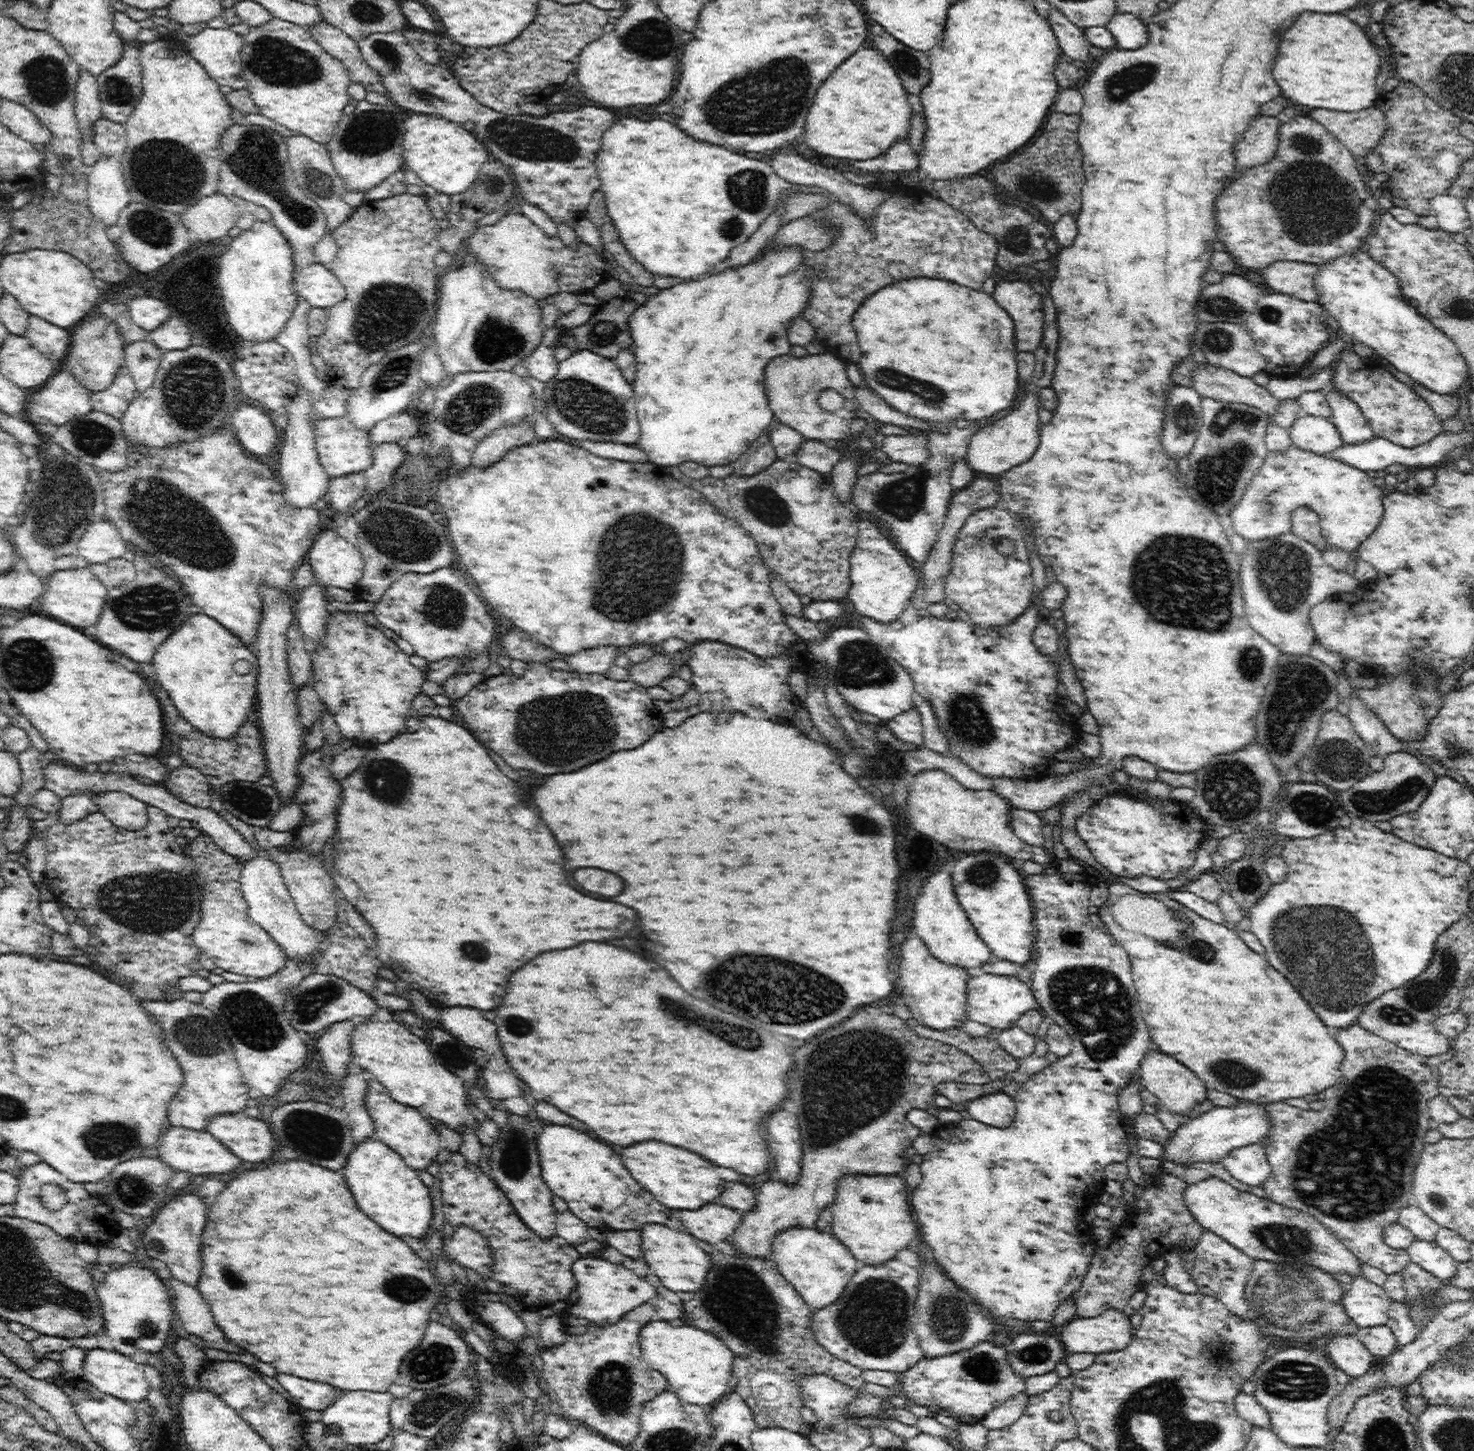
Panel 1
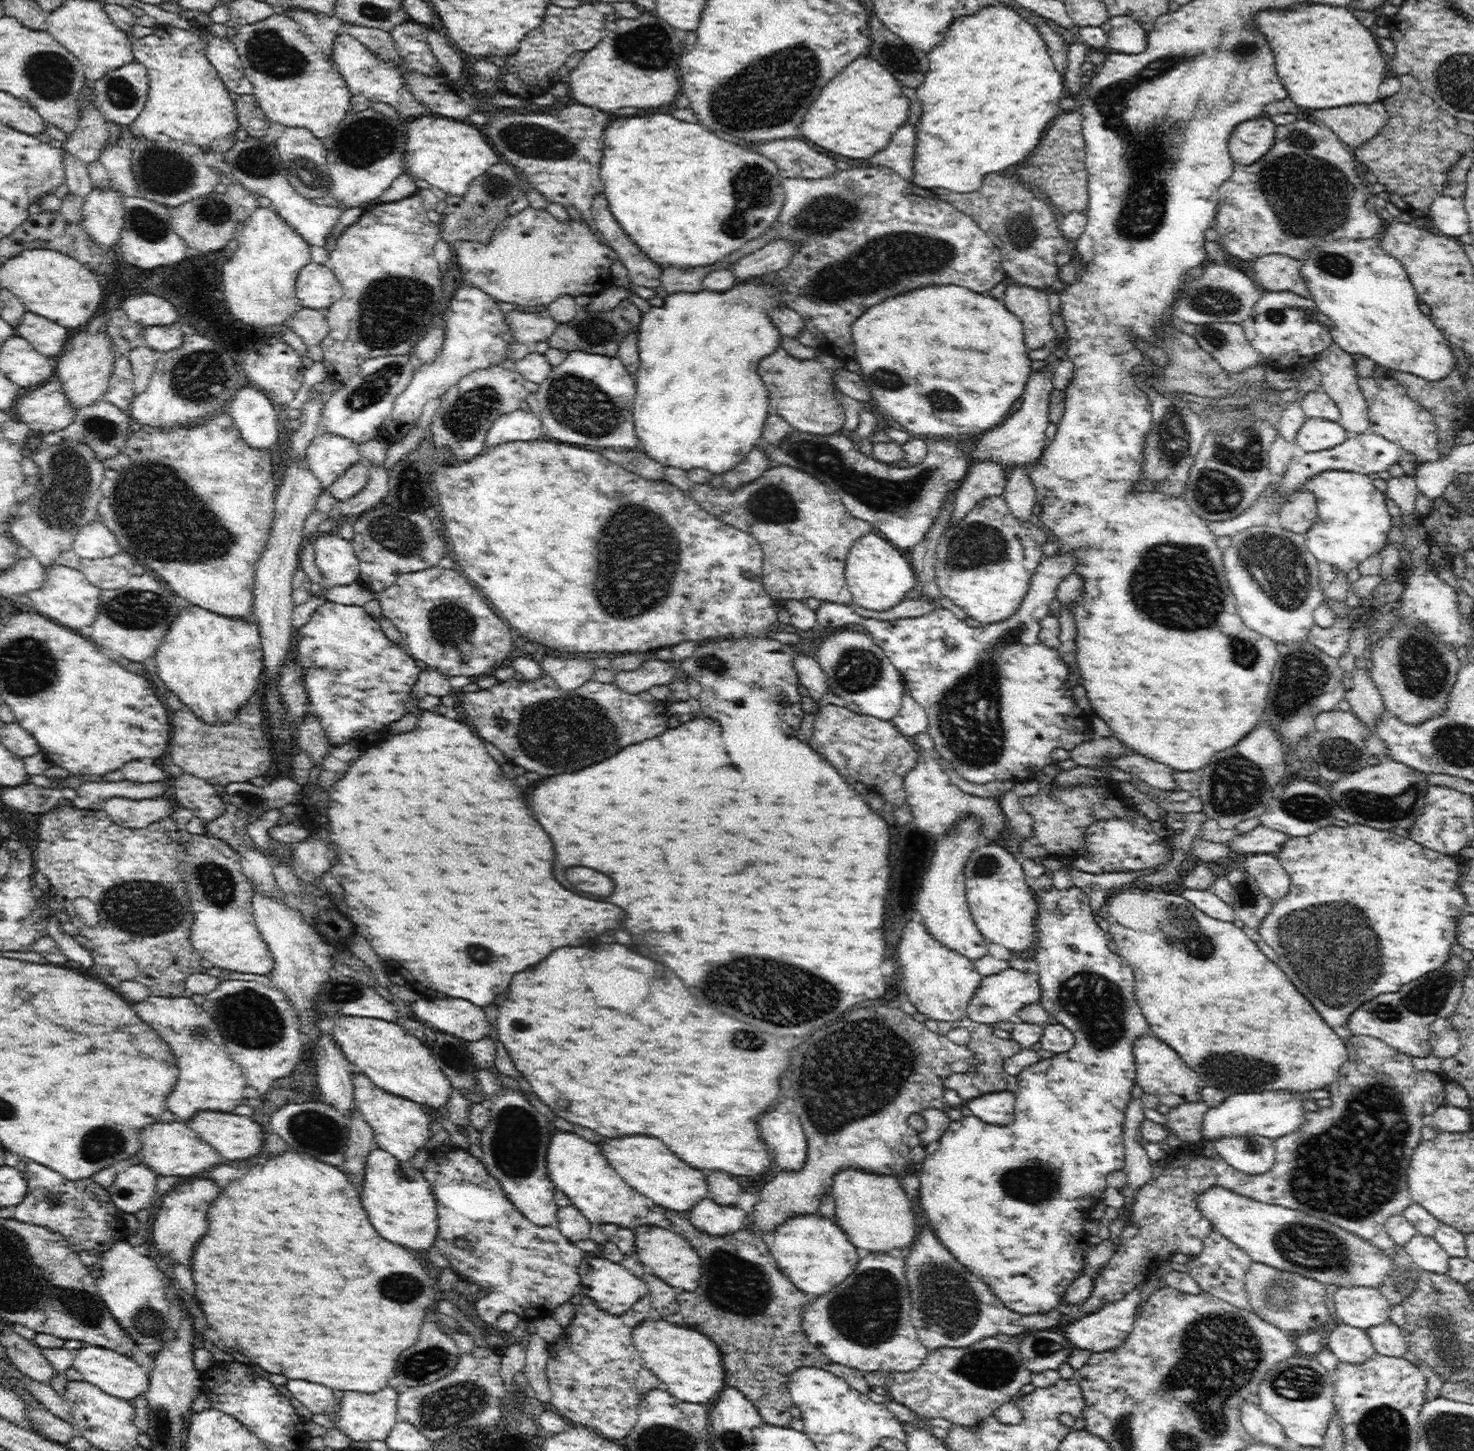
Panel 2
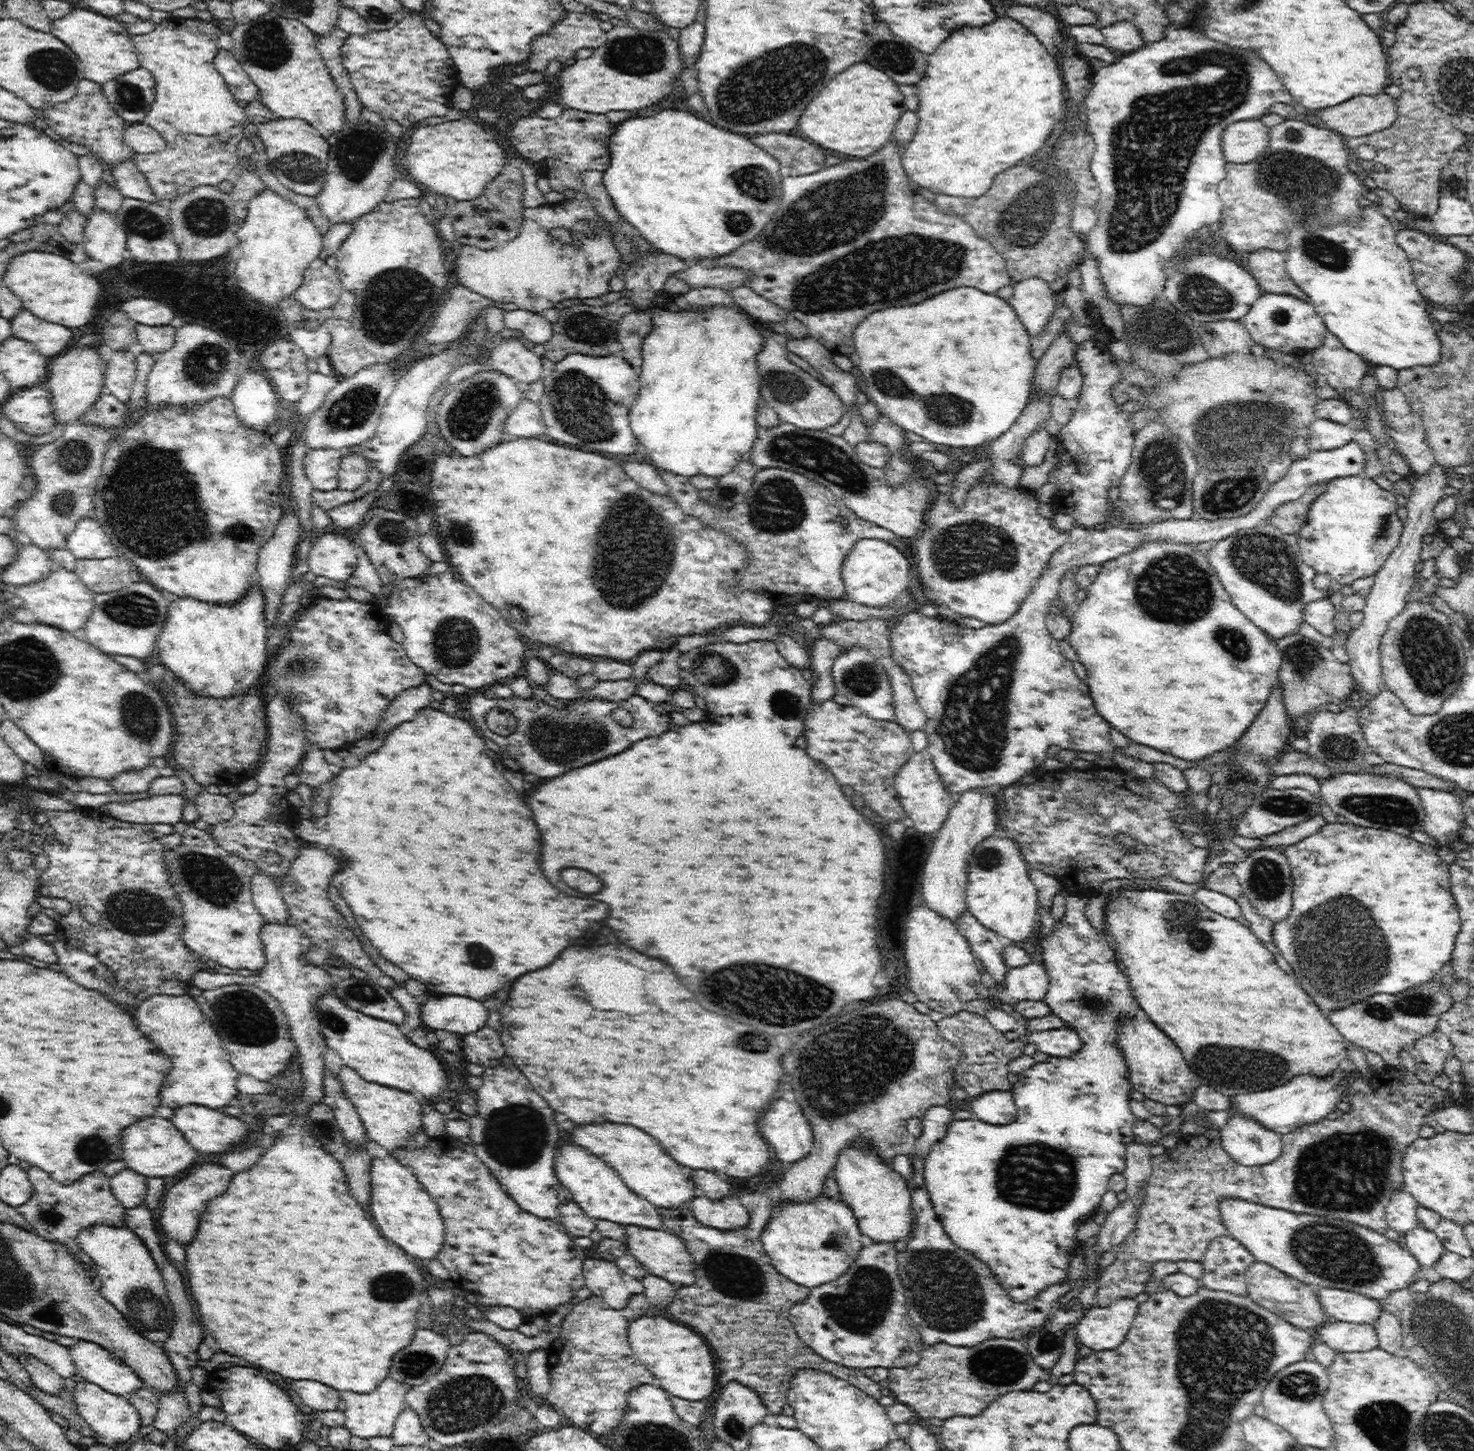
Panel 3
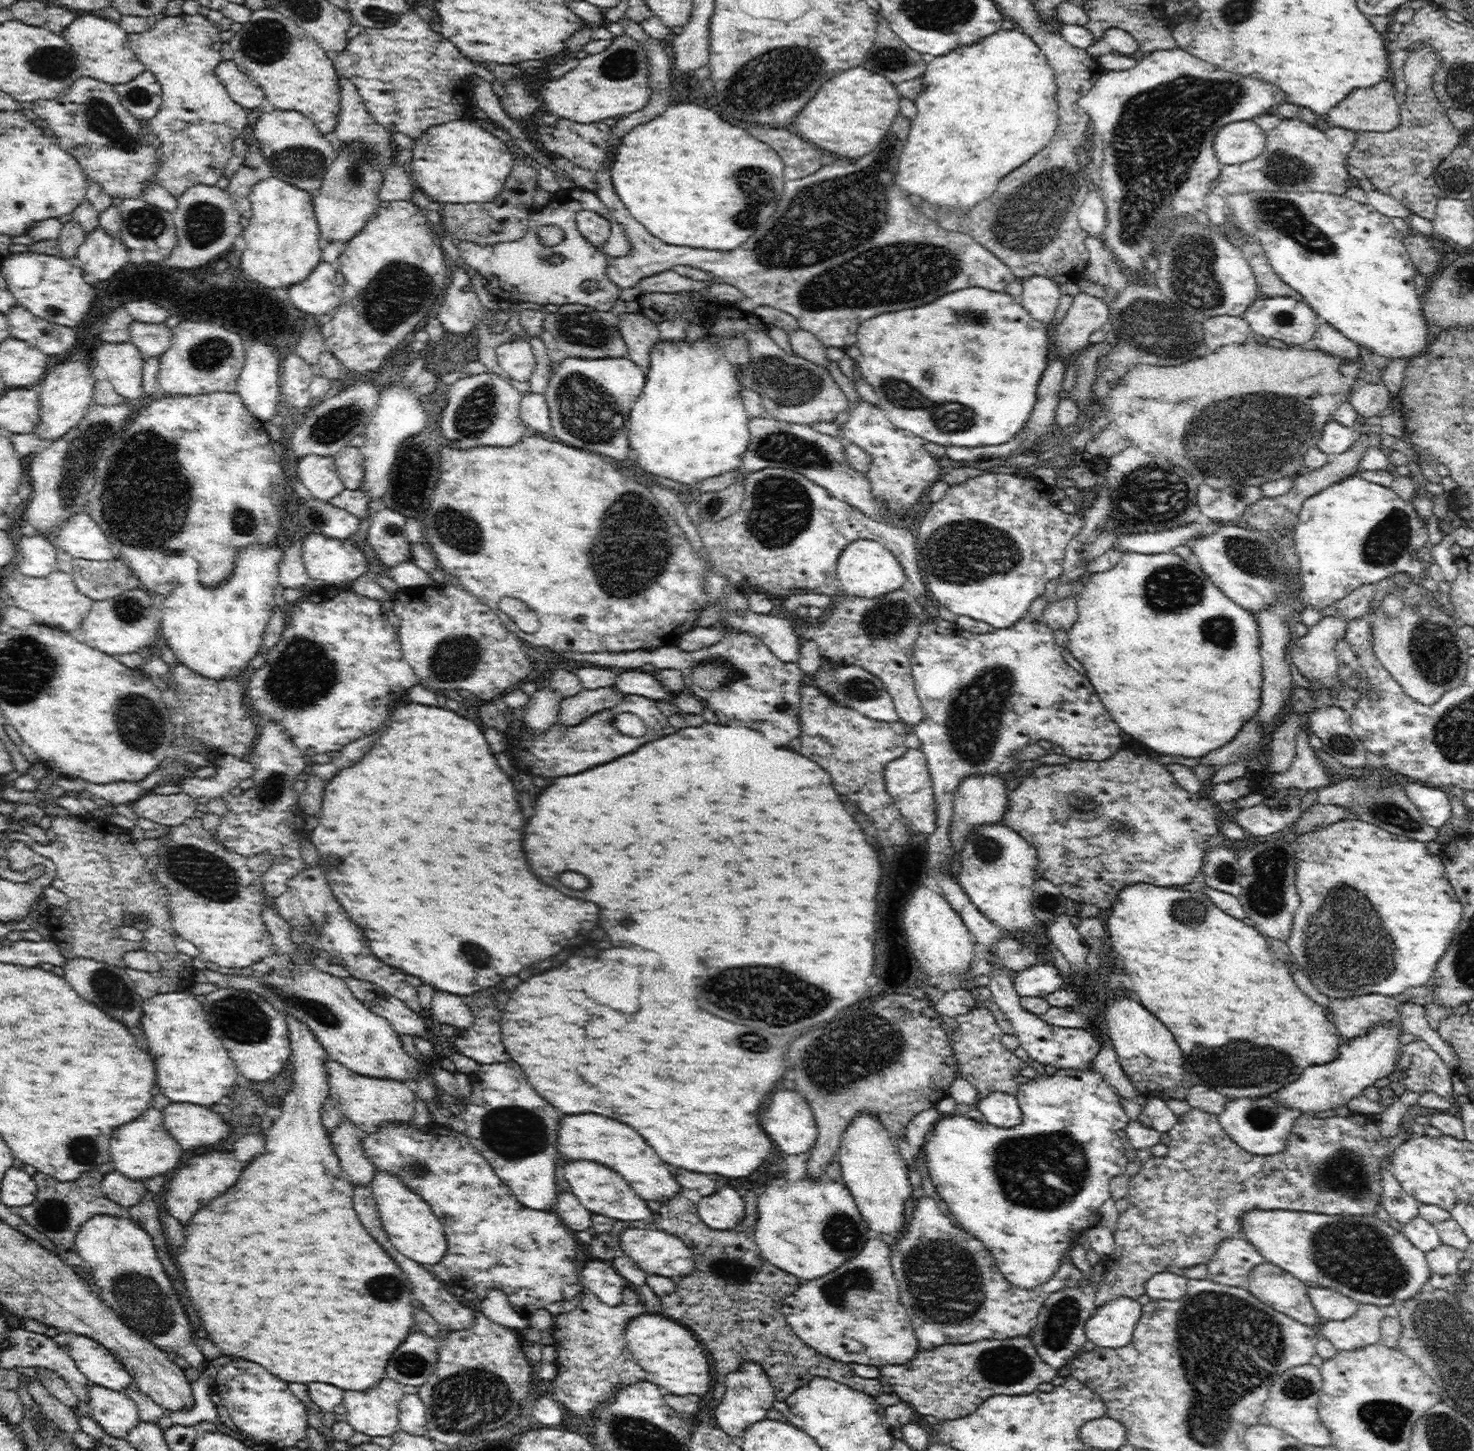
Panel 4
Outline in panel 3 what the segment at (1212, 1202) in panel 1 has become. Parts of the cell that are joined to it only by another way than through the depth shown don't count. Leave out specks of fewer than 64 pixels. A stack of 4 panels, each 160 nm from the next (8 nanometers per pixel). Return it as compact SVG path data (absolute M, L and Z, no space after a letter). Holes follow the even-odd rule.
M1222 1198L1218 1202L1219 1210L1221 1213L1221 1221L1226 1226L1226 1232L1234 1239L1238 1240L1240 1244L1244 1245L1250 1254L1256 1261L1262 1261L1274 1266L1275 1269L1281 1270L1283 1273L1289 1274L1291 1277L1306 1283L1310 1289L1318 1291L1322 1288L1336 1288L1346 1291L1358 1293L1360 1295L1366 1295L1368 1298L1373 1298L1380 1302L1384 1302L1387 1296L1391 1292L1395 1292L1401 1289L1408 1289L1415 1281L1418 1281L1419 1269L1422 1267L1418 1264L1416 1257L1410 1253L1410 1249L1404 1246L1401 1241L1392 1241L1385 1234L1382 1235L1370 1228L1364 1226L1358 1226L1338 1218L1324 1218L1324 1216L1317 1216L1312 1214L1297 1214L1296 1212L1290 1212L1290 1210L1276 1209L1270 1206L1263 1206L1262 1204L1248 1202L1240 1198Z

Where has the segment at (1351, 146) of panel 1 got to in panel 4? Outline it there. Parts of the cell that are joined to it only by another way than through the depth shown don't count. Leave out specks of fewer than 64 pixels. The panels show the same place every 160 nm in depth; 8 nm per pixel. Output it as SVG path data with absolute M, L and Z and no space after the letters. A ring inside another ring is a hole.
M1382 79L1372 88L1358 88L1352 94L1348 94L1346 100L1341 100L1334 108L1327 112L1328 121L1336 127L1358 131L1388 132L1396 128L1401 121L1399 104L1394 99L1395 90L1392 81Z

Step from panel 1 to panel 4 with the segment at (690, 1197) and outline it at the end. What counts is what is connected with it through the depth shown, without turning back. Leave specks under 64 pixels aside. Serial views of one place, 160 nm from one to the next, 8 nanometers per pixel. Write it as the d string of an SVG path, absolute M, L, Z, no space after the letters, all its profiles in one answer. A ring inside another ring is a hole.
M600 1114L564 1116L558 1130L558 1150L566 1156L566 1160L592 1160L616 1170L644 1200L666 1202L678 1192L678 1182L668 1170L668 1164L656 1156L656 1152L634 1128L612 1118Z

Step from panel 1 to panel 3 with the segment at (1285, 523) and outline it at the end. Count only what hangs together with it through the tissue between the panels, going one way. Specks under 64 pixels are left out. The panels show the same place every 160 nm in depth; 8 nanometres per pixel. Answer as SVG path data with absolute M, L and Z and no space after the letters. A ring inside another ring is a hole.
M1363 474L1346 476L1344 478L1334 478L1328 481L1326 490L1323 491L1323 493L1311 504L1308 511L1307 521L1300 529L1300 532L1297 532L1297 535L1299 536L1298 546L1300 549L1302 562L1305 562L1308 566L1311 566L1316 573L1330 574L1334 582L1338 581L1343 585L1351 585L1354 580L1358 580L1358 578L1375 575L1376 572L1382 568L1384 561L1390 556L1390 554L1392 554L1392 552L1394 552L1394 548L1398 546L1400 536L1404 528L1402 520L1400 520L1398 517L1398 508L1399 506L1398 503L1396 503L1396 494L1392 493L1392 491L1388 492L1387 490L1384 490L1378 483L1375 482L1374 479L1371 479Z

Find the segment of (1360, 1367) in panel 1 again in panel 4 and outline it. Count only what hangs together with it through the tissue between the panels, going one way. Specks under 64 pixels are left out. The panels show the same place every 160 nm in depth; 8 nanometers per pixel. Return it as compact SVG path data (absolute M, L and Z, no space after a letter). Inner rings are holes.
M1359 1303L1355 1315L1343 1321L1321 1321L1317 1330L1320 1337L1330 1340L1338 1351L1355 1349L1379 1342L1380 1320L1385 1316L1380 1306Z

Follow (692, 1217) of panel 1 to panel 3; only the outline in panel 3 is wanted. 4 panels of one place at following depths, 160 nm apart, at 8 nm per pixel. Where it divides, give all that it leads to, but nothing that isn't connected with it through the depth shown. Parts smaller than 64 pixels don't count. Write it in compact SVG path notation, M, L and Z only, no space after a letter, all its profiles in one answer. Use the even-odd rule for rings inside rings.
M736 1196L712 1202L710 1198L694 1198L695 1218L704 1226L720 1230L738 1230L749 1222L749 1212Z

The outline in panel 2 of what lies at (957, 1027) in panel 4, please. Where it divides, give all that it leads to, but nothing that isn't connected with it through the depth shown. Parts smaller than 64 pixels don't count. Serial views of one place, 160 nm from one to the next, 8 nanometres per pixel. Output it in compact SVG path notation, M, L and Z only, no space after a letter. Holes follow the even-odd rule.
M963 1018L962 1020L956 1022L946 1022L927 1019L921 1022L926 1026L926 1028L941 1034L947 1035L949 1030L955 1028L956 1025L961 1025L966 1030L968 1030L970 1035L970 1040L967 1042L967 1047L972 1050L974 1056L978 1060L978 1068L973 1073L954 1073L948 1076L944 1081L944 1088L951 1088L956 1090L960 1095L960 1098L969 1101L973 1098L978 1098L979 1096L996 1093L1003 1090L1006 1090L1006 1080L1008 1080L1009 1074L1004 1068L1006 1060L1011 1056L1014 1056L1017 1052L1020 1052L1022 1048L1016 1040L1014 1039L1004 1039L999 1038L994 1034L993 1025L987 1025L982 1023L974 1022L971 1018Z

